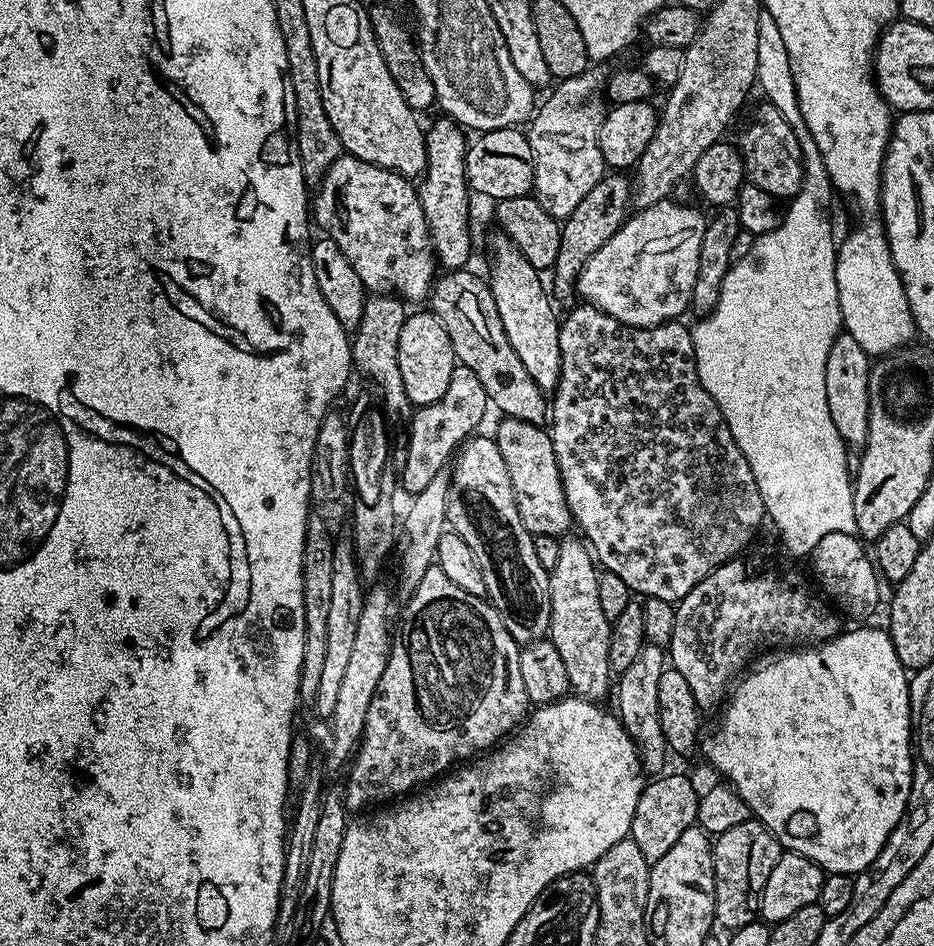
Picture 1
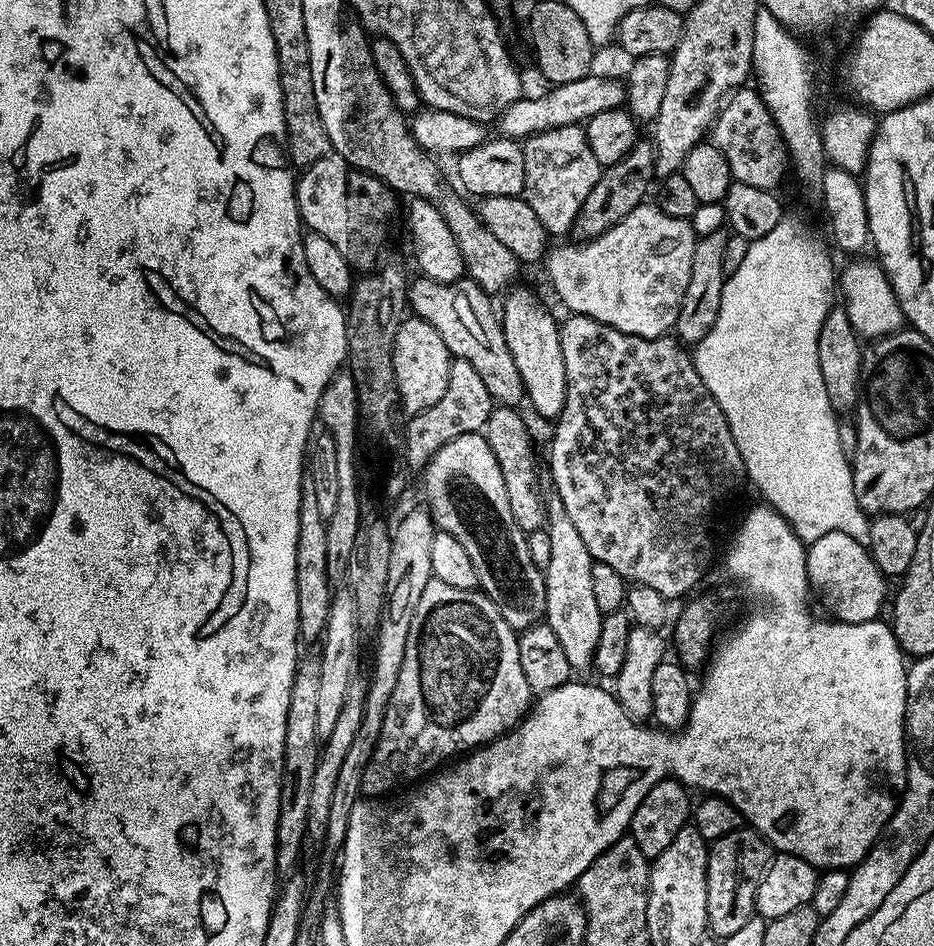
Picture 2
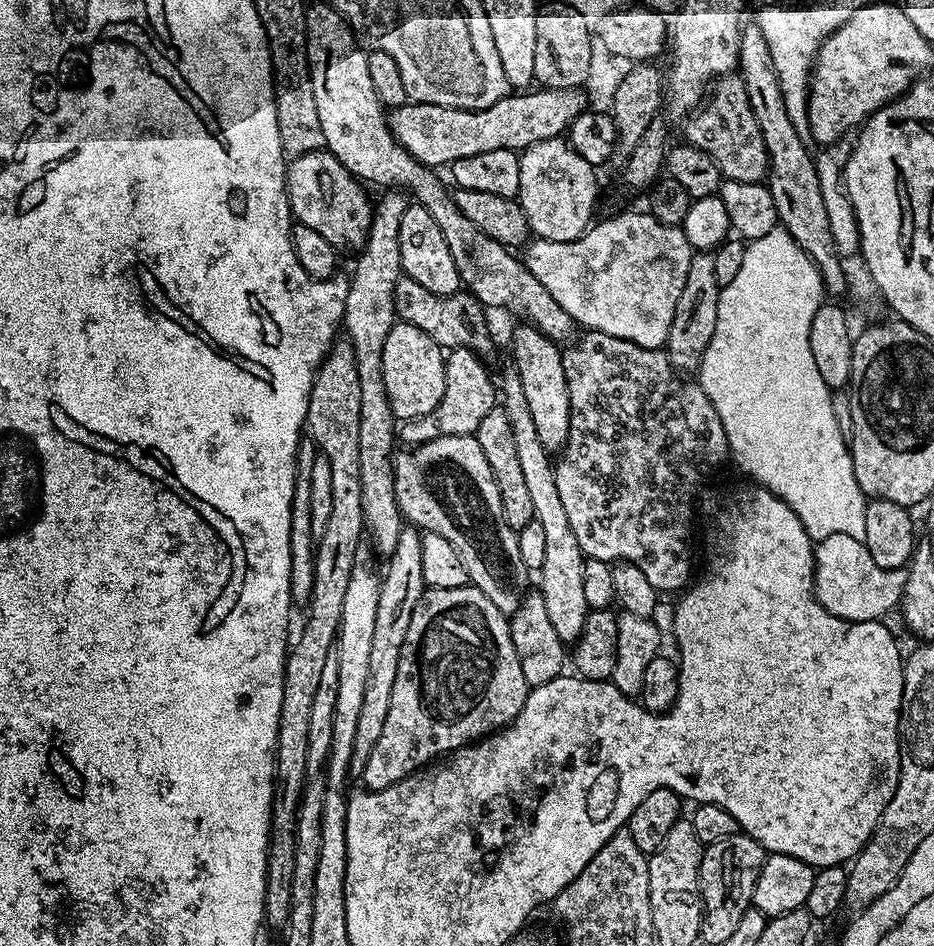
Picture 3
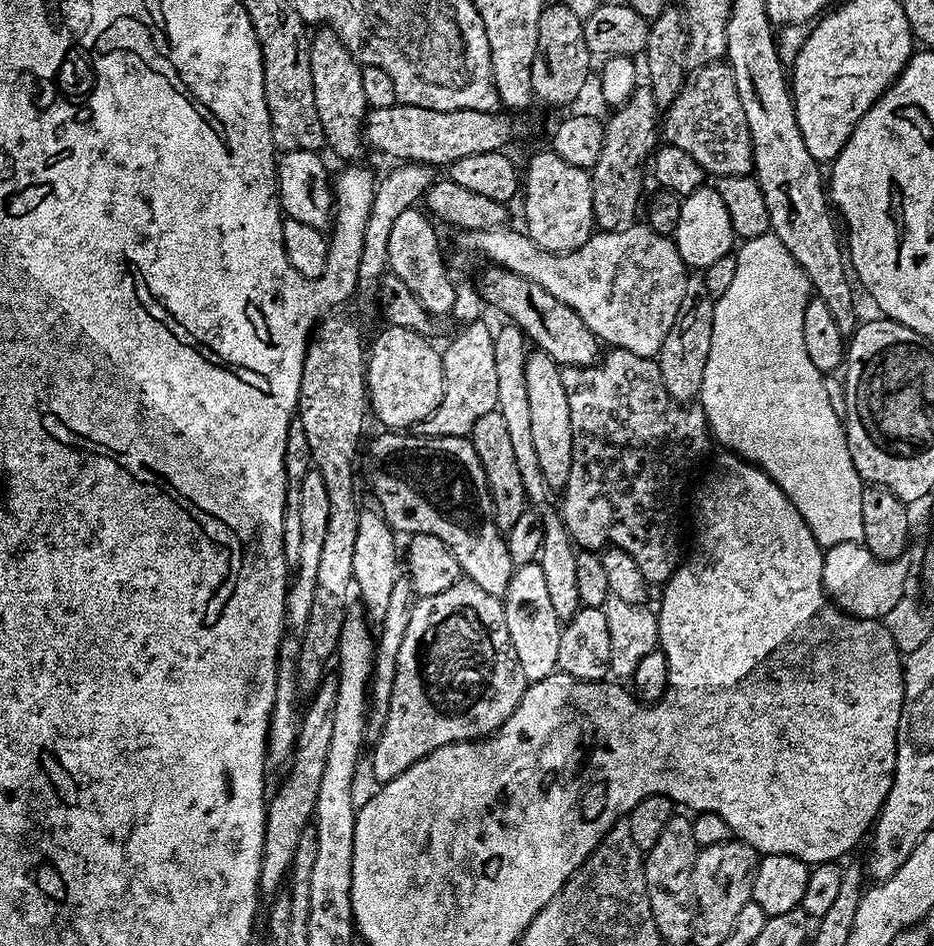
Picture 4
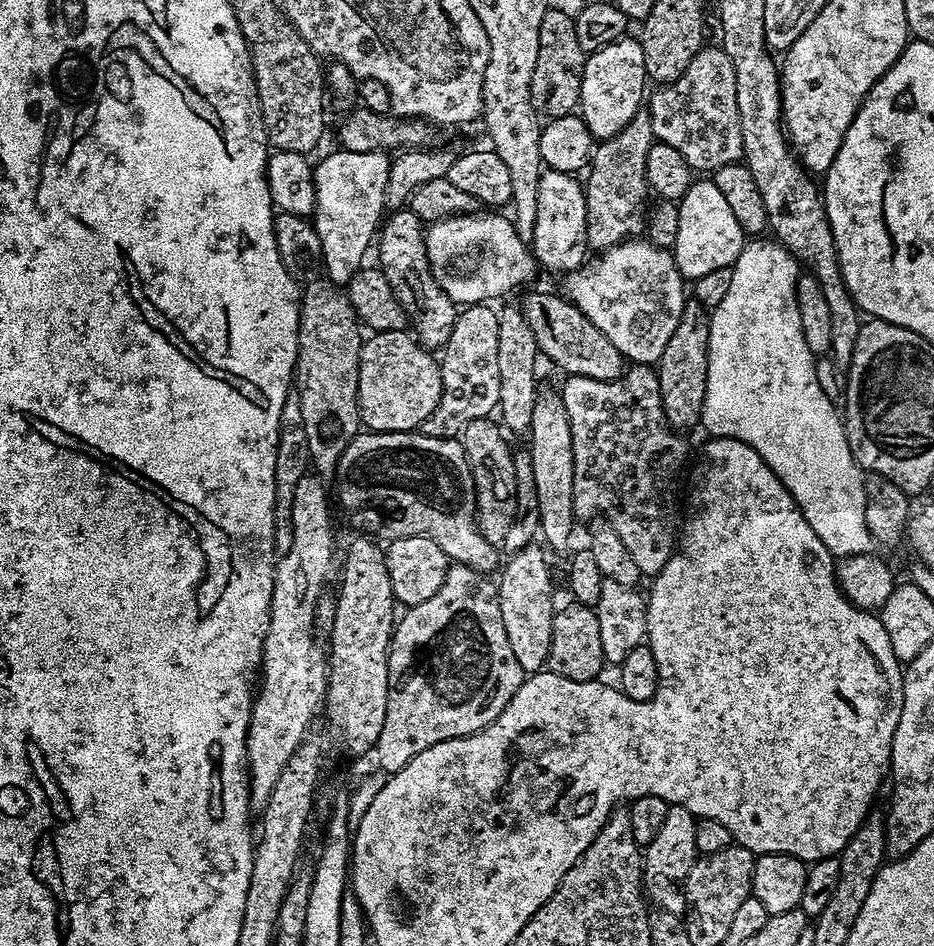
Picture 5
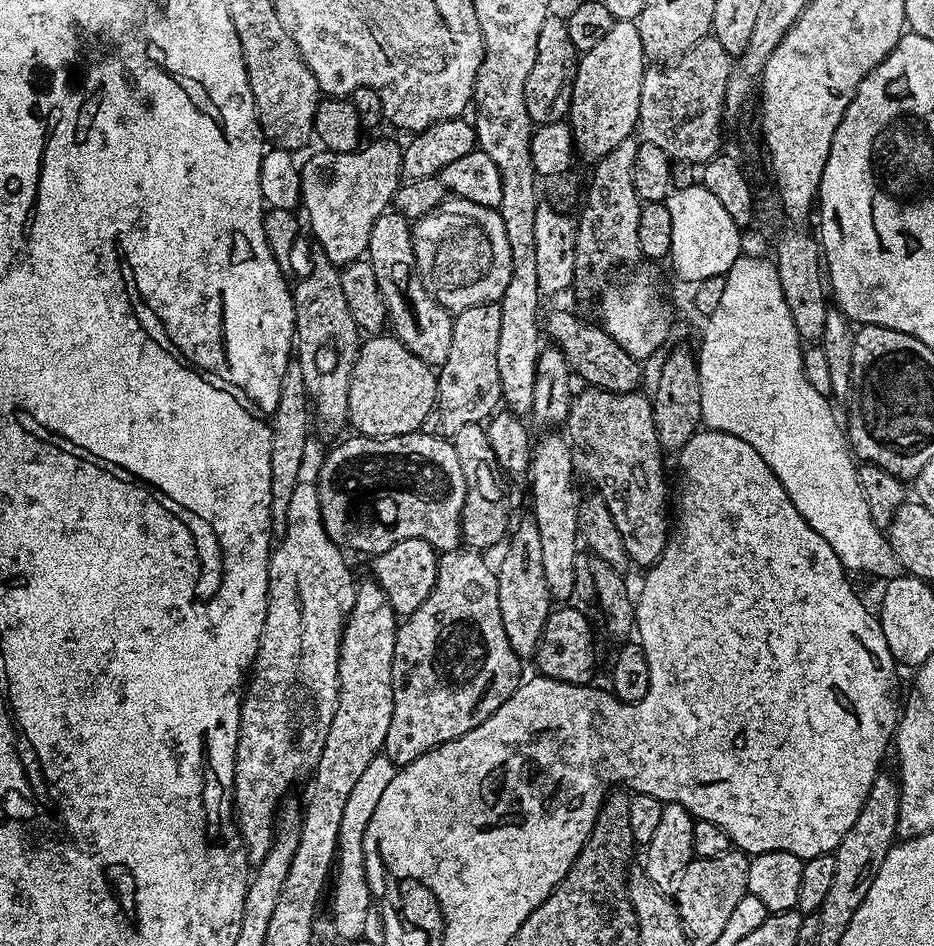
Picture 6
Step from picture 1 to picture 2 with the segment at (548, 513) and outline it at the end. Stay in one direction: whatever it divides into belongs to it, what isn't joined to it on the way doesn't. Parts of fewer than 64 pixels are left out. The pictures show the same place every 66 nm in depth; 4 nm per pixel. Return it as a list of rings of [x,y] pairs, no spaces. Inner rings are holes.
[[[493,407],[482,431],[486,442],[490,442],[490,450],[494,450],[494,458],[498,458],[502,482],[506,482],[506,499],[510,502],[510,514],[514,514],[514,522],[518,522],[520,529],[527,534],[541,527],[546,517],[542,488],[536,485],[536,452],[532,449],[532,436],[520,414],[515,408]]]

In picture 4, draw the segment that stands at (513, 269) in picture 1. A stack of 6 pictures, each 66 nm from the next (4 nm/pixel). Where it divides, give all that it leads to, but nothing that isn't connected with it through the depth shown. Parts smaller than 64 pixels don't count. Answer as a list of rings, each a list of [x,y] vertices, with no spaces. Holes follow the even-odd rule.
[[[539,350],[529,351],[526,358],[526,390],[530,401],[530,427],[542,478],[546,478],[552,490],[564,489],[570,478],[572,461],[570,402],[566,402],[566,389],[562,386],[560,370],[561,366],[548,354]]]

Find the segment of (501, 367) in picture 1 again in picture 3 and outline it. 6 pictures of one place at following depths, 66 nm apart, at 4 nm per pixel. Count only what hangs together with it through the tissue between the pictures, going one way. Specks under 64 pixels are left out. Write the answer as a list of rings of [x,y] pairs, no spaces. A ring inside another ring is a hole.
[[[402,274],[394,286],[394,306],[397,317],[403,323],[418,326],[422,334],[430,334],[430,338],[434,338],[434,342],[445,350],[470,348],[477,354],[485,354],[492,348],[492,336],[484,321],[485,309],[469,294],[439,296],[424,286],[418,286],[414,278]]]

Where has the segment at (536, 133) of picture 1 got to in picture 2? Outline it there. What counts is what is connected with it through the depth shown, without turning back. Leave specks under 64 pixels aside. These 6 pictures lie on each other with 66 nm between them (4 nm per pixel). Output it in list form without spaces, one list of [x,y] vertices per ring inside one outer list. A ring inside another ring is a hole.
[[[572,125],[540,132],[528,137],[522,147],[526,163],[525,189],[529,192],[526,198],[528,205],[549,235],[567,235],[602,171],[601,164],[589,148],[583,127]],[[530,192],[533,194],[530,195]]]

